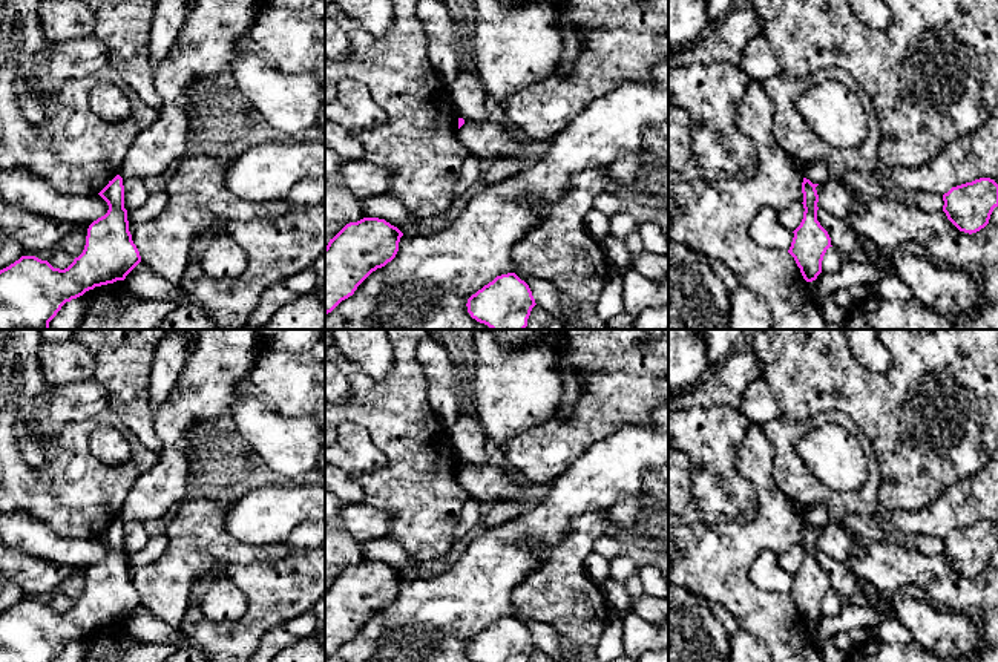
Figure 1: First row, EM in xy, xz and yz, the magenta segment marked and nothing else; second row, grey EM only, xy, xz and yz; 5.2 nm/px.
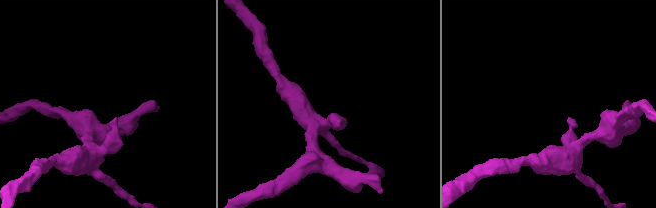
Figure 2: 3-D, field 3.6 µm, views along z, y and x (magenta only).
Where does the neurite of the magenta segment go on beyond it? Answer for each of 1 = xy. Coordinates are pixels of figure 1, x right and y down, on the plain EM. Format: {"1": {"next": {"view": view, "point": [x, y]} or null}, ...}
{"1": {"next": null}}

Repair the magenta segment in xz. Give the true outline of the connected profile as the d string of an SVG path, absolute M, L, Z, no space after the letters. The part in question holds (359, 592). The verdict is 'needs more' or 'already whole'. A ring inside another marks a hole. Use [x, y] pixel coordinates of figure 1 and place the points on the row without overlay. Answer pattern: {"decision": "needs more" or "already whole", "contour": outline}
{"decision": "already whole", "contour": "M379 561L346 567L325 590L325 657L354 637L377 611L391 605L403 576Z"}

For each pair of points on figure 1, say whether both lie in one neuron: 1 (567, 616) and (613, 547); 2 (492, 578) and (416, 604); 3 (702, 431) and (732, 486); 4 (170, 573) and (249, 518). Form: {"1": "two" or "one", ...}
{"1": "two", "2": "one", "3": "one", "4": "two"}

